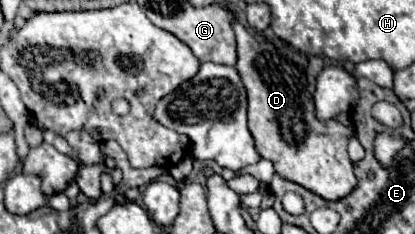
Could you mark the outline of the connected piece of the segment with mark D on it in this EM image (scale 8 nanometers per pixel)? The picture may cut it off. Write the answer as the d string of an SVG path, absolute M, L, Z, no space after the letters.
M233 17L233 31L237 37L237 71L241 75L249 99L249 131L255 139L259 155L263 159L269 159L275 165L275 171L283 179L299 183L327 201L337 201L341 197L347 197L357 185L357 179L353 175L353 163L347 155L347 137L351 135L353 127L345 127L335 119L319 121L315 117L313 93L317 81L315 75L307 71L309 59L297 49L291 47L279 49L271 41L257 41L235 17Z

